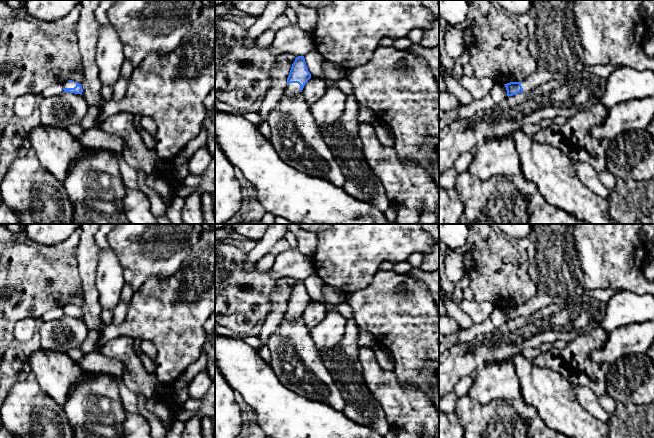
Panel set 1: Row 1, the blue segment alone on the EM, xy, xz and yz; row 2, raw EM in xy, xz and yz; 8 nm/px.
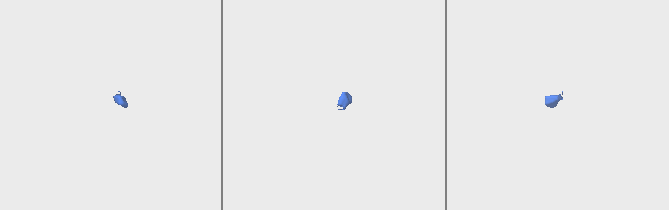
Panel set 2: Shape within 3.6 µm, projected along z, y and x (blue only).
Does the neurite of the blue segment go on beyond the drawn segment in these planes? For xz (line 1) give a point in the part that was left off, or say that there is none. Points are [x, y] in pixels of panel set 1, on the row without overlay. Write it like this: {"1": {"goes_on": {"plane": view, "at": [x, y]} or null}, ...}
{"1": {"goes_on": {"plane": "xz", "at": [292, 313]}}}

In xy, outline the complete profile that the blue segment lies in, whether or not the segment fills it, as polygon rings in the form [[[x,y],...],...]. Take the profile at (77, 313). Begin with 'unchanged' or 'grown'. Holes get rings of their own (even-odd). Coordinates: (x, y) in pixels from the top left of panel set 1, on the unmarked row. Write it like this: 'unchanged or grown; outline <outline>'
grown; outline [[[69,304],[67,306],[64,306],[62,308],[64,316],[69,316],[69,317],[75,317],[75,318],[81,318],[83,316],[81,308],[74,306],[72,304]]]

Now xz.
grown; outline [[[304,280],[296,281],[287,302],[287,310],[283,318],[289,321],[298,319],[302,316],[310,302],[311,298],[308,295]]]

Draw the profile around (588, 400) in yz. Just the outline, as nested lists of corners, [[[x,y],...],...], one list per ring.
[[[569,382],[570,387],[576,394],[576,398],[580,405],[586,409],[592,416],[603,423],[610,420],[611,416],[599,404],[598,397],[591,391],[591,389],[576,385]]]

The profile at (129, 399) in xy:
[[[115,377],[119,384],[119,393],[121,395],[122,405],[127,412],[141,415],[138,410],[137,394],[128,389],[121,381],[121,378]]]

